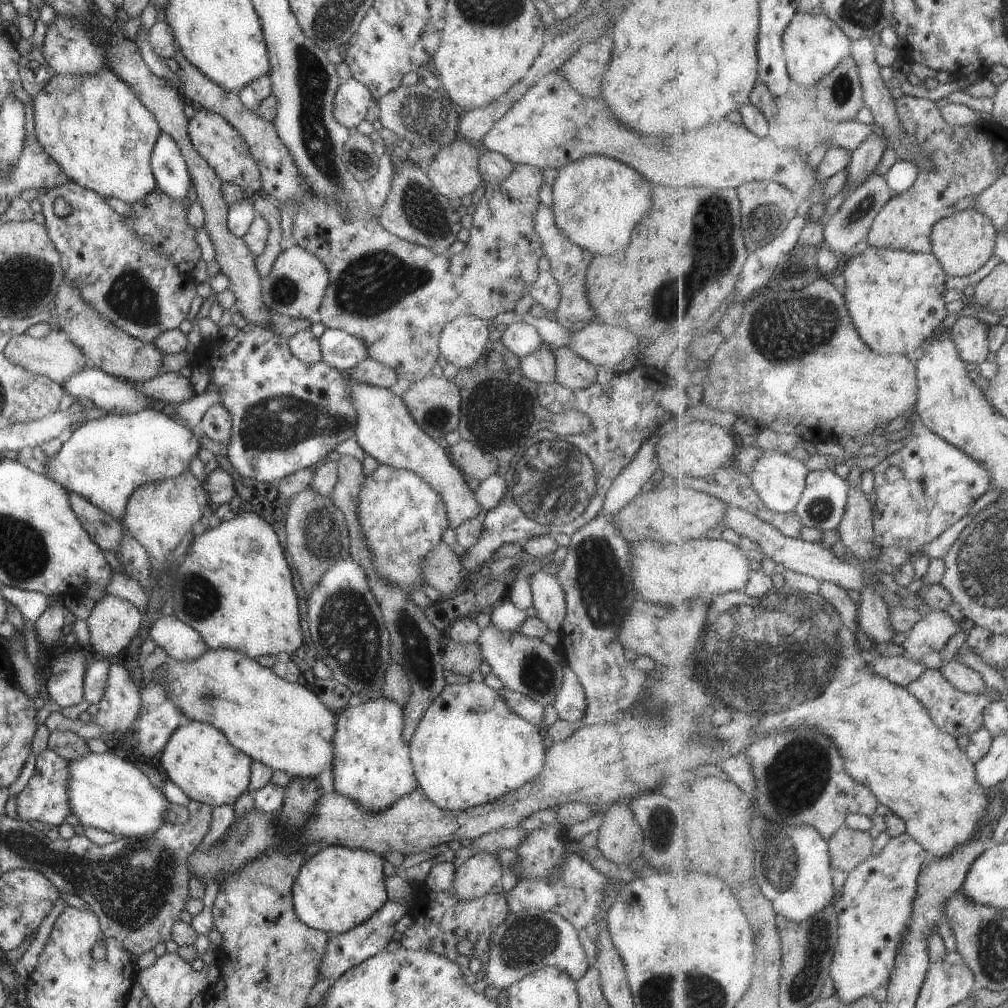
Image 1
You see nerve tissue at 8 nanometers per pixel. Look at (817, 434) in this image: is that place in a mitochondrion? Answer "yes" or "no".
no

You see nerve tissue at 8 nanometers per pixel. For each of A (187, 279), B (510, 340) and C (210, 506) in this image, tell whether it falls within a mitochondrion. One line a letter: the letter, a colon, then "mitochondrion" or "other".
A: other
B: other
C: other

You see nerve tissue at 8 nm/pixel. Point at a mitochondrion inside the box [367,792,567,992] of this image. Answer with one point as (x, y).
(526, 941)

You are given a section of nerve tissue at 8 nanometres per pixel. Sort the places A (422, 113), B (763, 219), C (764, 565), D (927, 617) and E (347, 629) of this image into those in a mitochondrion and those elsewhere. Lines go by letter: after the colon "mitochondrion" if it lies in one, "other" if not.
A: mitochondrion
B: mitochondrion
C: other
D: other
E: mitochondrion

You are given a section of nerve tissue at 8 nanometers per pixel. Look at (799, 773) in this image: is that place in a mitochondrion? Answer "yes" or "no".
yes

